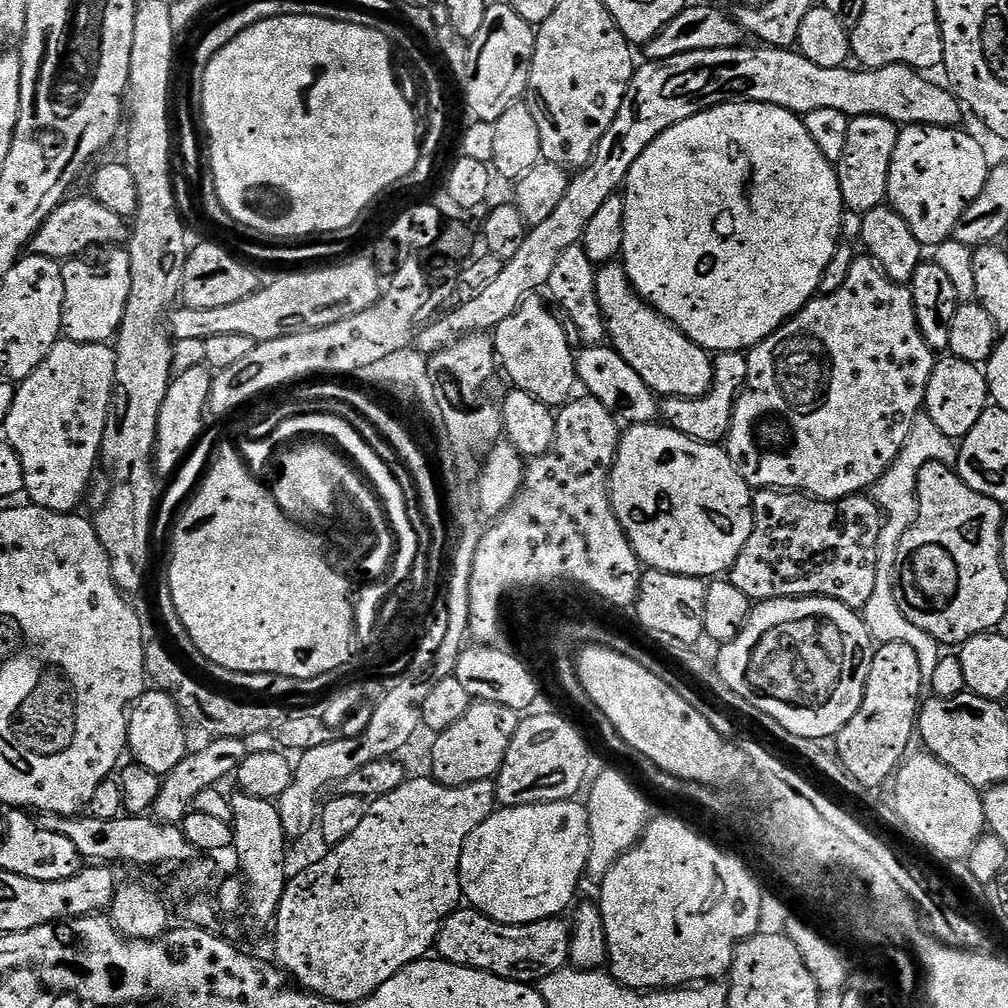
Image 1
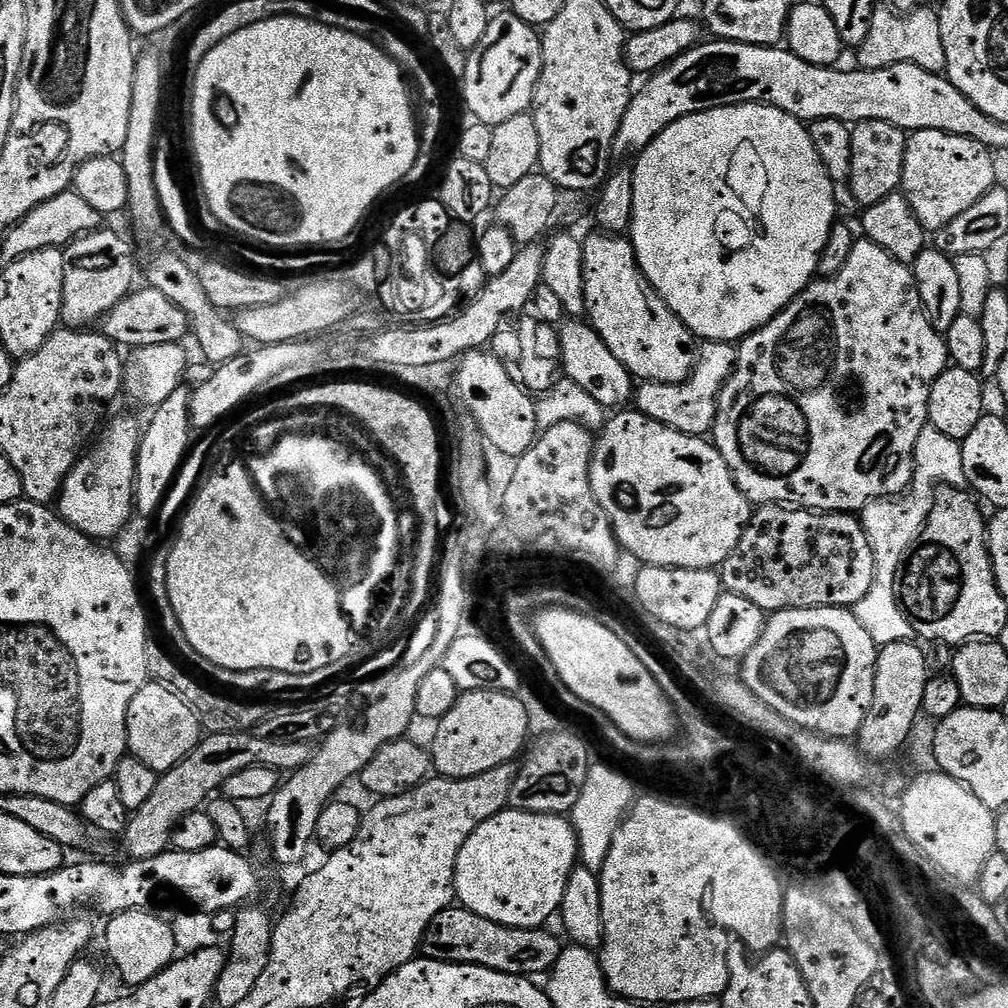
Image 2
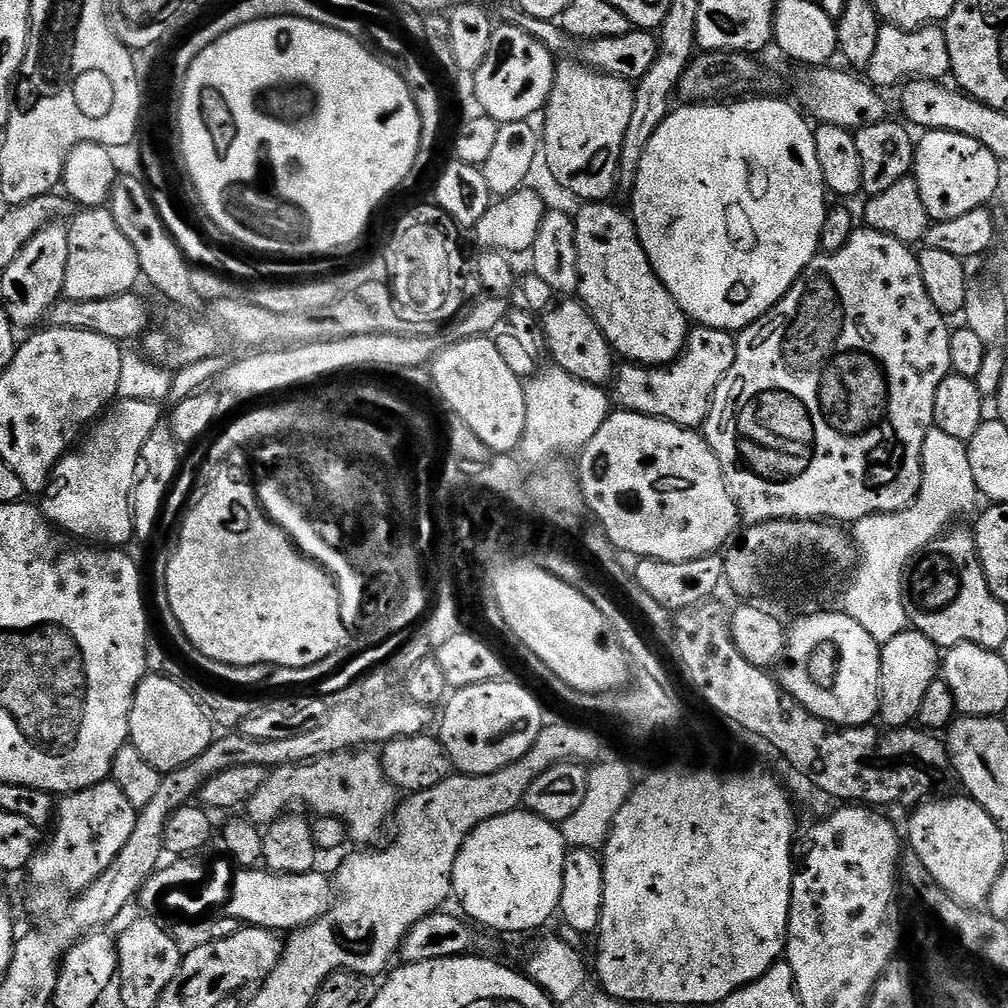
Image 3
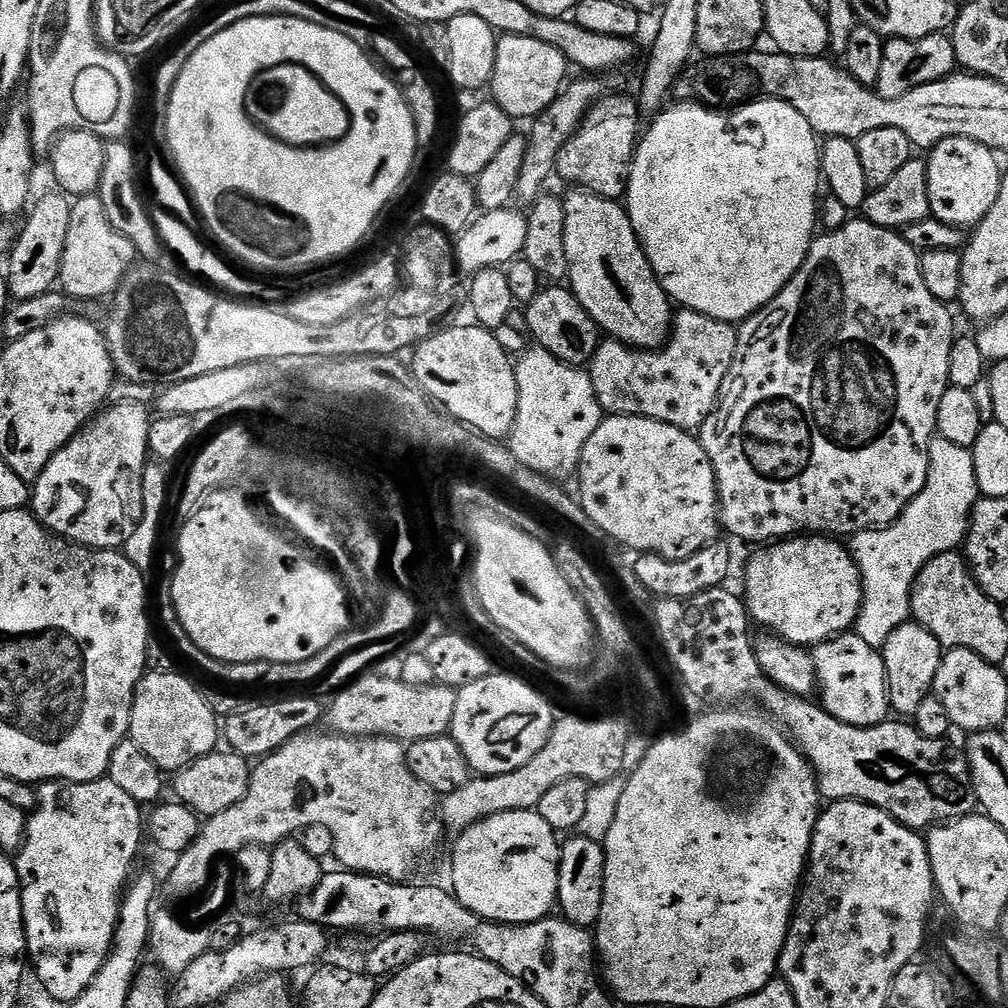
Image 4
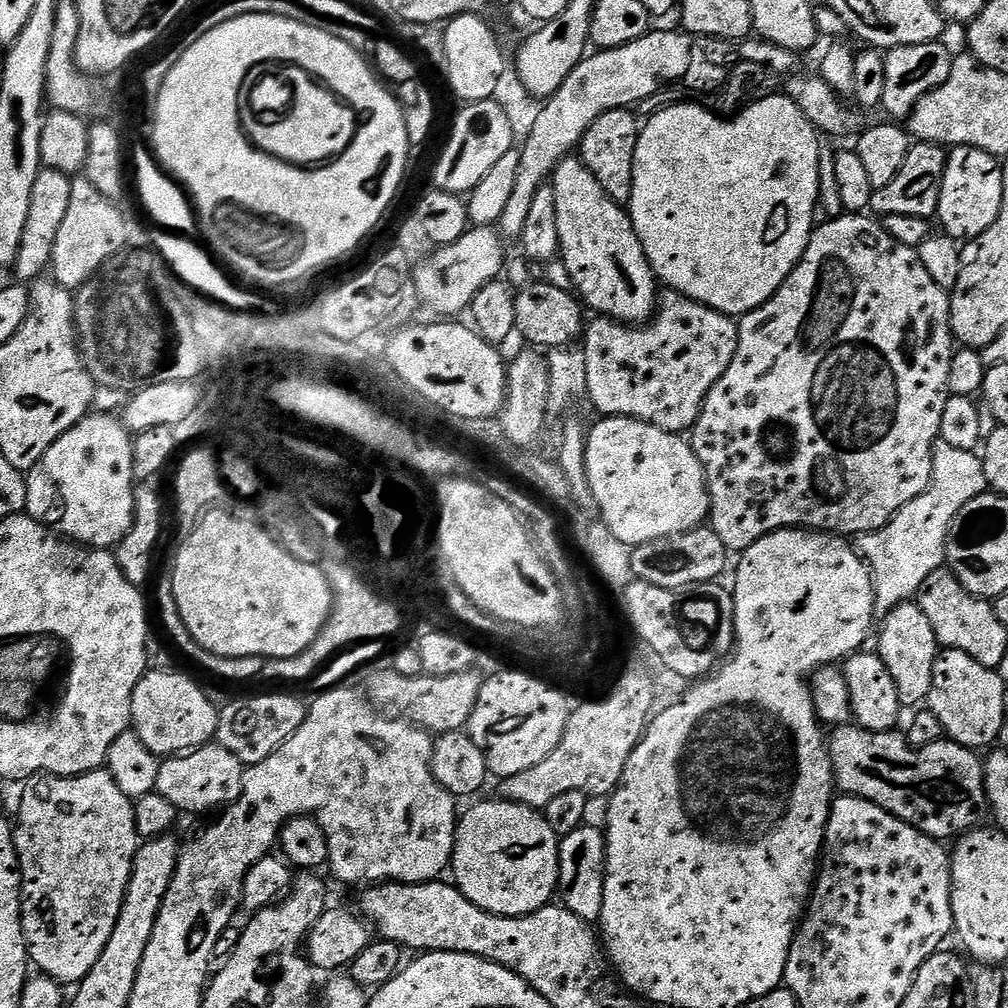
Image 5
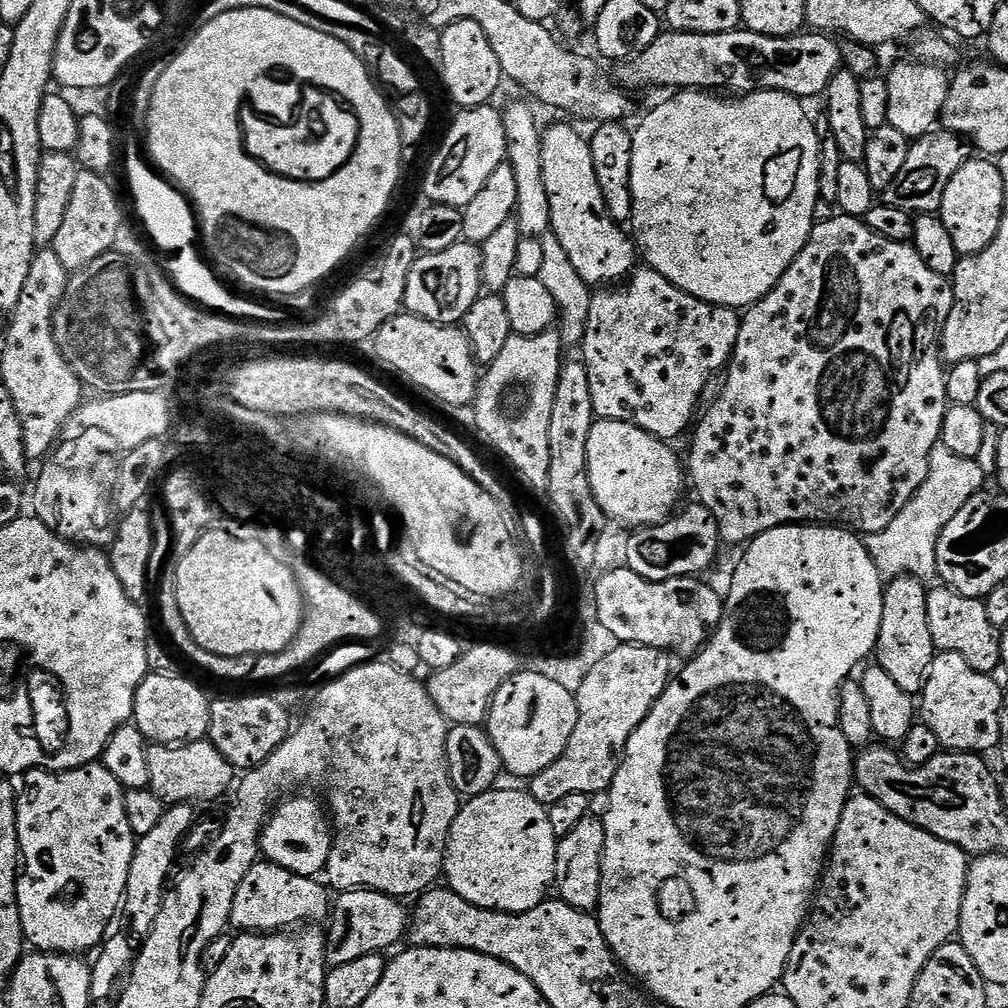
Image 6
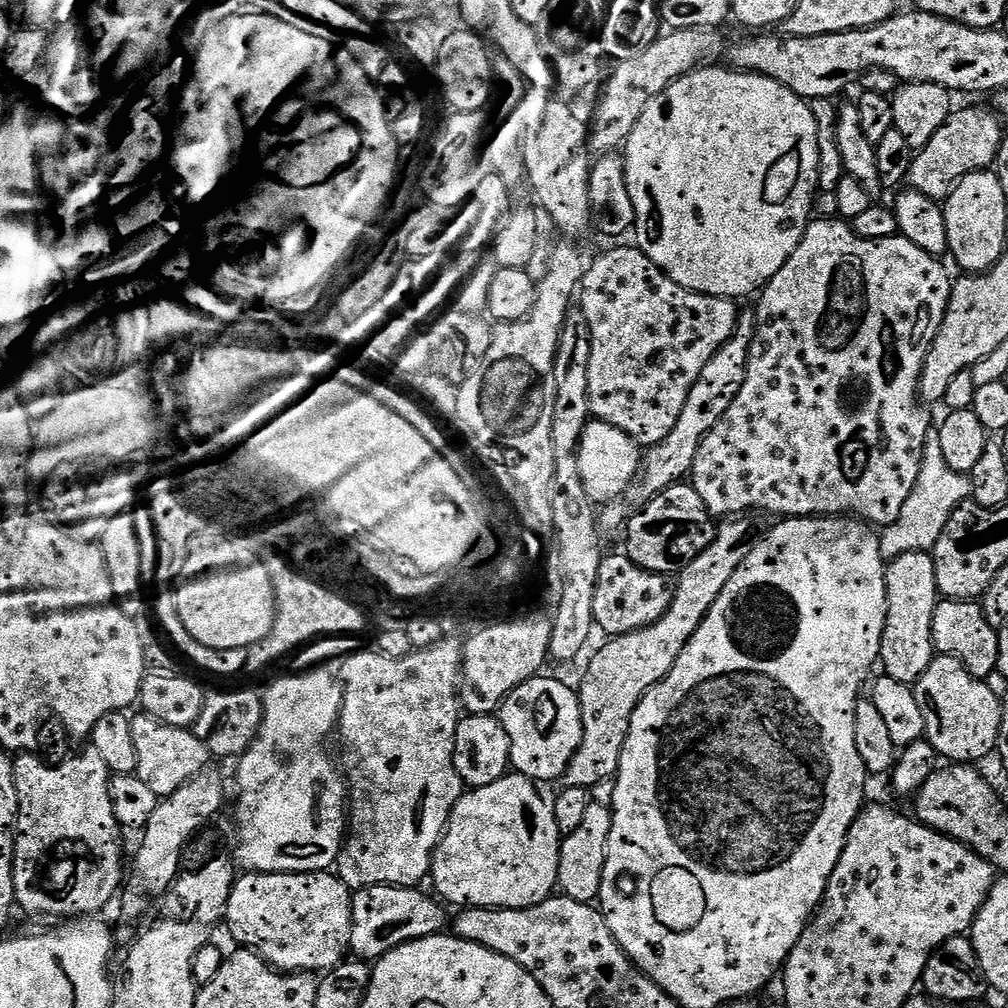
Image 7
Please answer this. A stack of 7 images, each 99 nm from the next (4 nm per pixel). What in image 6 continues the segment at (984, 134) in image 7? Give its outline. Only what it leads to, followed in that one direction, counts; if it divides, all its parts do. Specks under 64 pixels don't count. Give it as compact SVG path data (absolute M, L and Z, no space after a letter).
M933 130L928 135L921 136L919 140L913 143L910 154L906 157L906 163L902 166L898 178L894 178L894 182L890 182L890 186L883 189L883 203L898 206L898 210L906 210L913 214L939 213L942 206L942 194L946 194L946 186L950 186L950 178L954 178L954 174L958 174L958 170L962 170L962 166L970 158L968 148L970 149L969 141L947 130Z

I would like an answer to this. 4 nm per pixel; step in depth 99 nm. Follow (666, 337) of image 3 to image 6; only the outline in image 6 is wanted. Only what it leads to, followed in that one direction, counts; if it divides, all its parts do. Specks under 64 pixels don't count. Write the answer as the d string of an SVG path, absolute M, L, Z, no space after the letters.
M557 122L551 127L545 127L542 139L544 141L542 146L542 182L546 182L546 198L550 198L551 232L557 236L563 249L566 250L567 257L570 258L571 265L588 285L612 286L617 282L627 281L637 267L638 249L633 237L608 213L608 207L602 194L602 186L598 186L598 174L594 174L591 143L578 129L571 128L564 122Z

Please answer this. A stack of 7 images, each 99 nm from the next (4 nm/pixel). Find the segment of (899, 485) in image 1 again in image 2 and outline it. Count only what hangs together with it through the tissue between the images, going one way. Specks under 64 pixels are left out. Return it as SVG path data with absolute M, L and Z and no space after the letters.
M929 426L922 430L922 434L918 434L912 462L912 484L907 492L895 498L871 500L858 513L866 530L866 538L870 538L870 550L874 550L874 582L866 598L856 604L854 611L858 622L862 622L862 630L866 630L866 634L870 634L870 638L878 646L917 639L914 626L910 626L896 599L899 564L927 524L933 489L940 484L960 488L965 483L960 444L946 438L946 434L942 434L942 430L937 428Z

